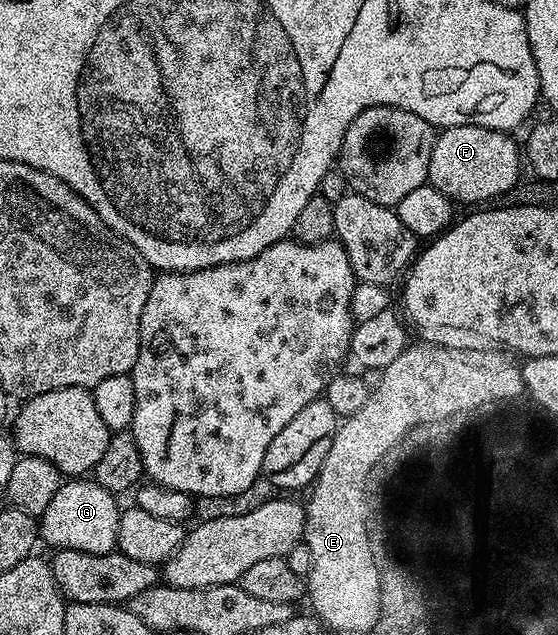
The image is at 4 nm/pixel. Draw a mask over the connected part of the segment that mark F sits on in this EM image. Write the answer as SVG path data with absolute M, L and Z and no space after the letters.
M450 126L436 135L429 161L428 185L443 192L454 203L480 204L507 192L522 177L523 154L503 130L482 126Z

